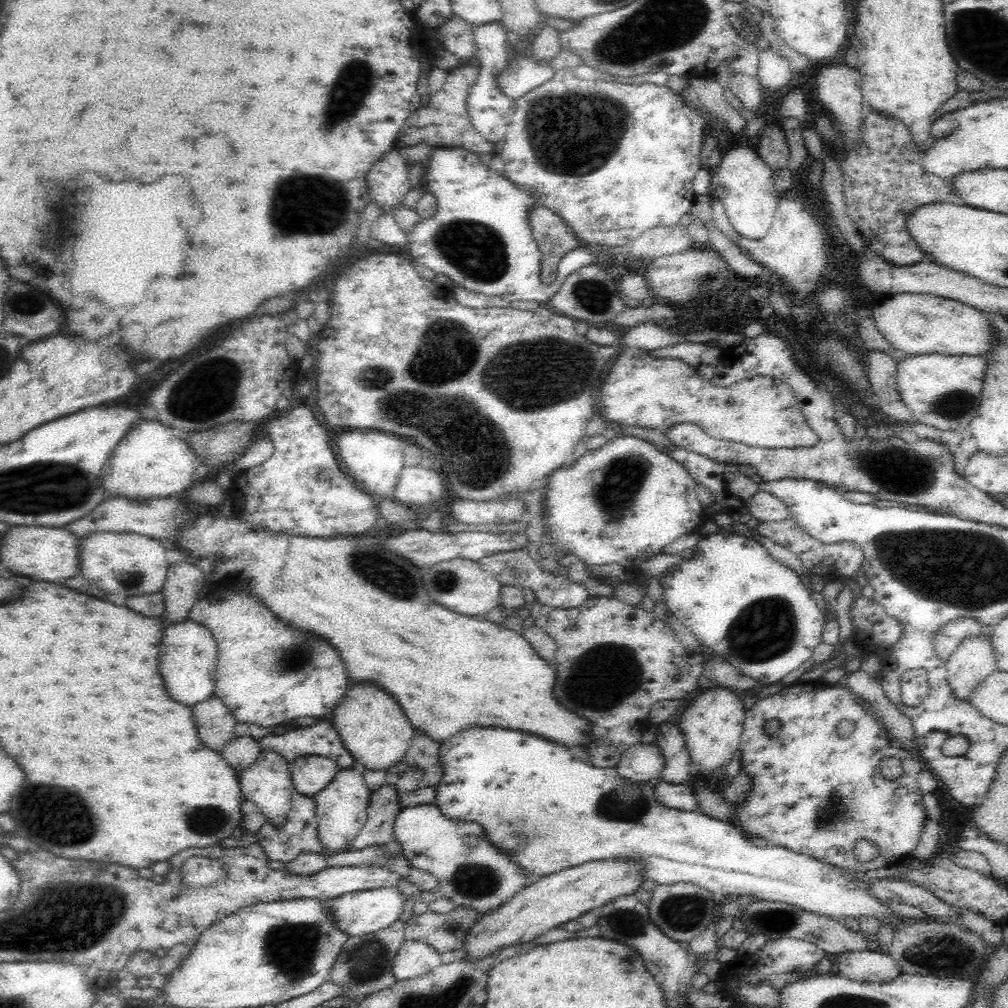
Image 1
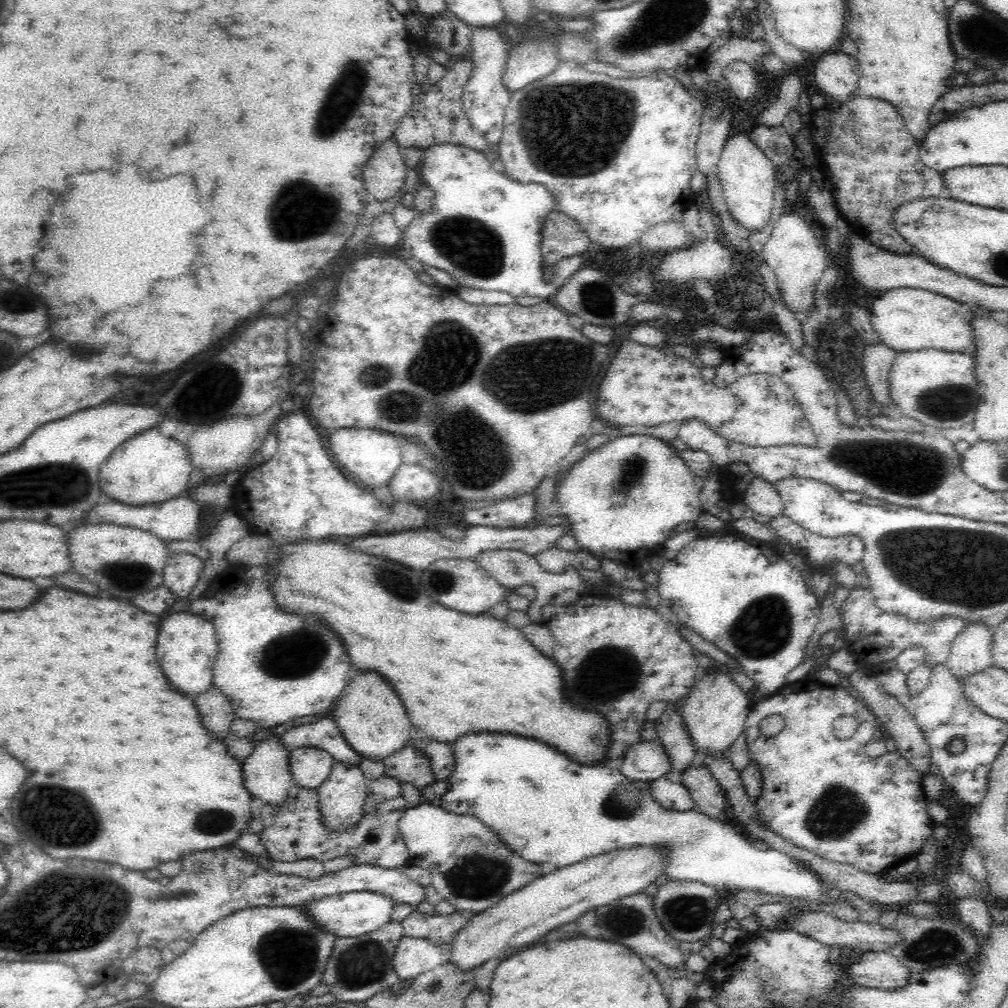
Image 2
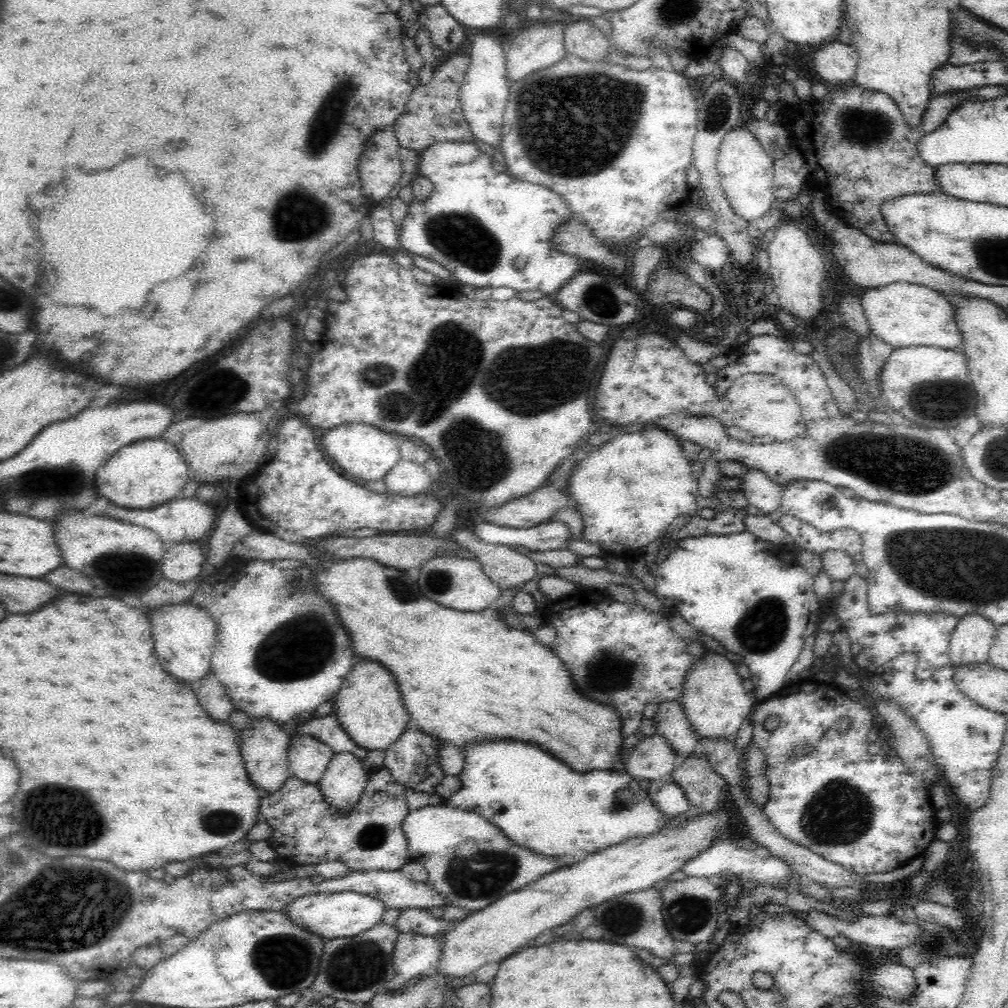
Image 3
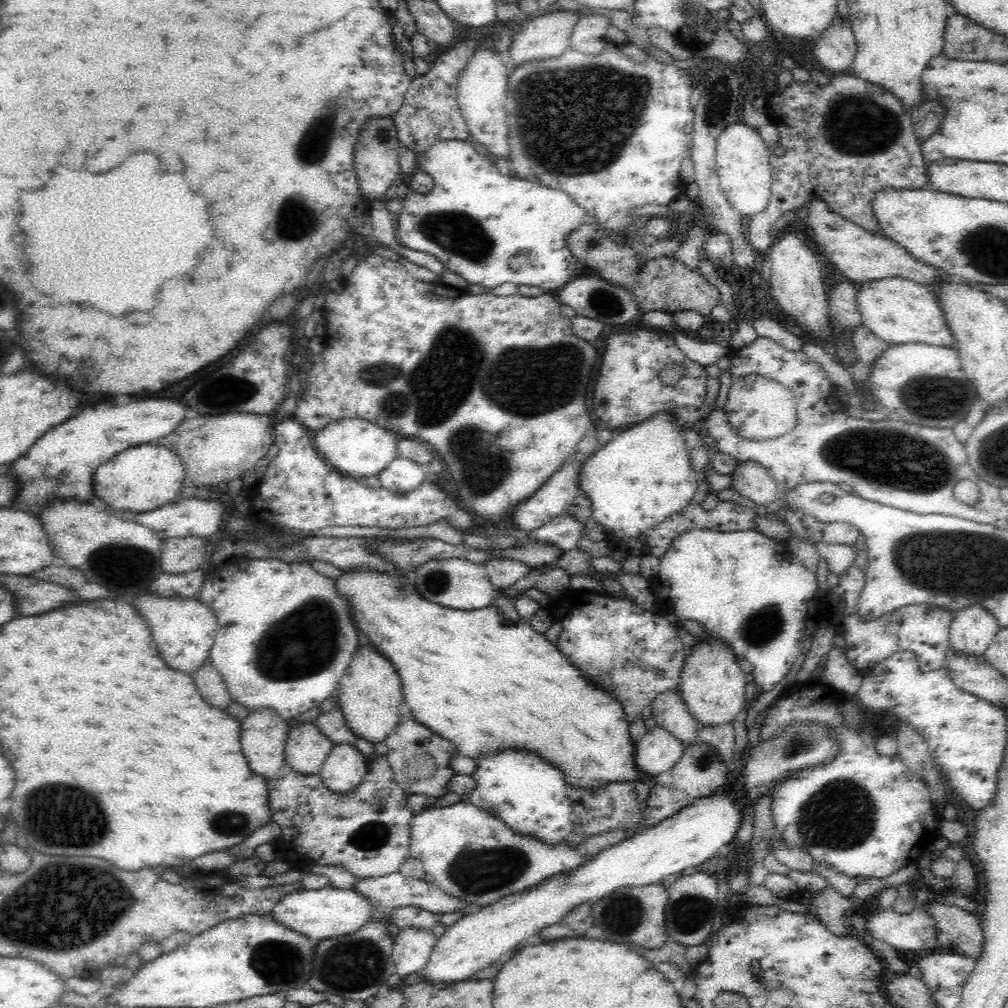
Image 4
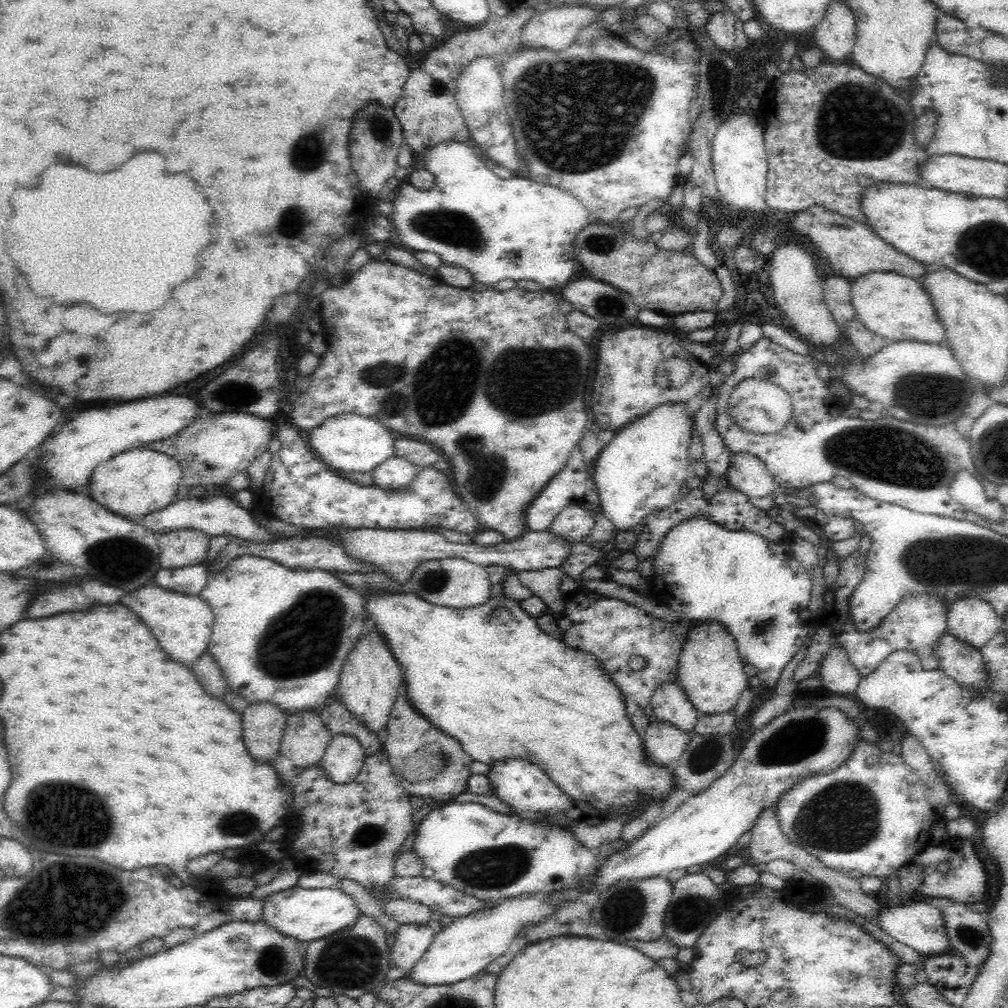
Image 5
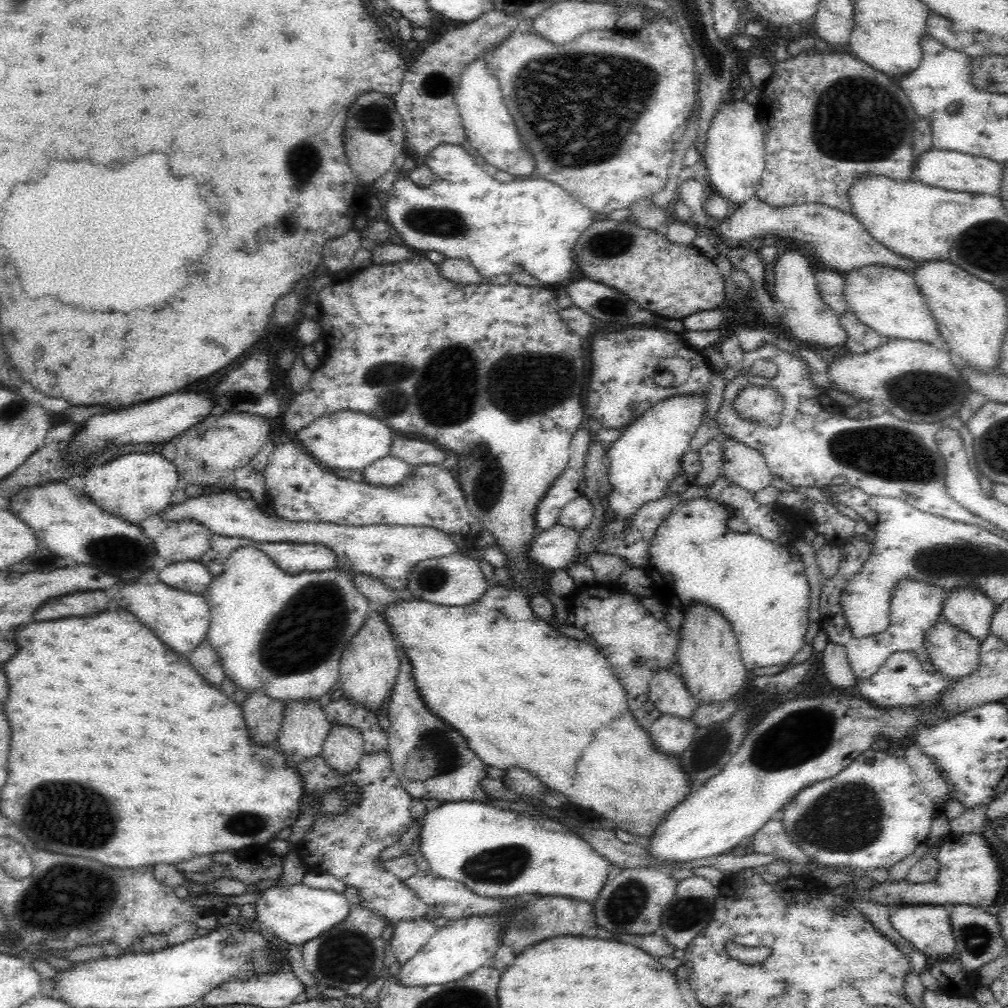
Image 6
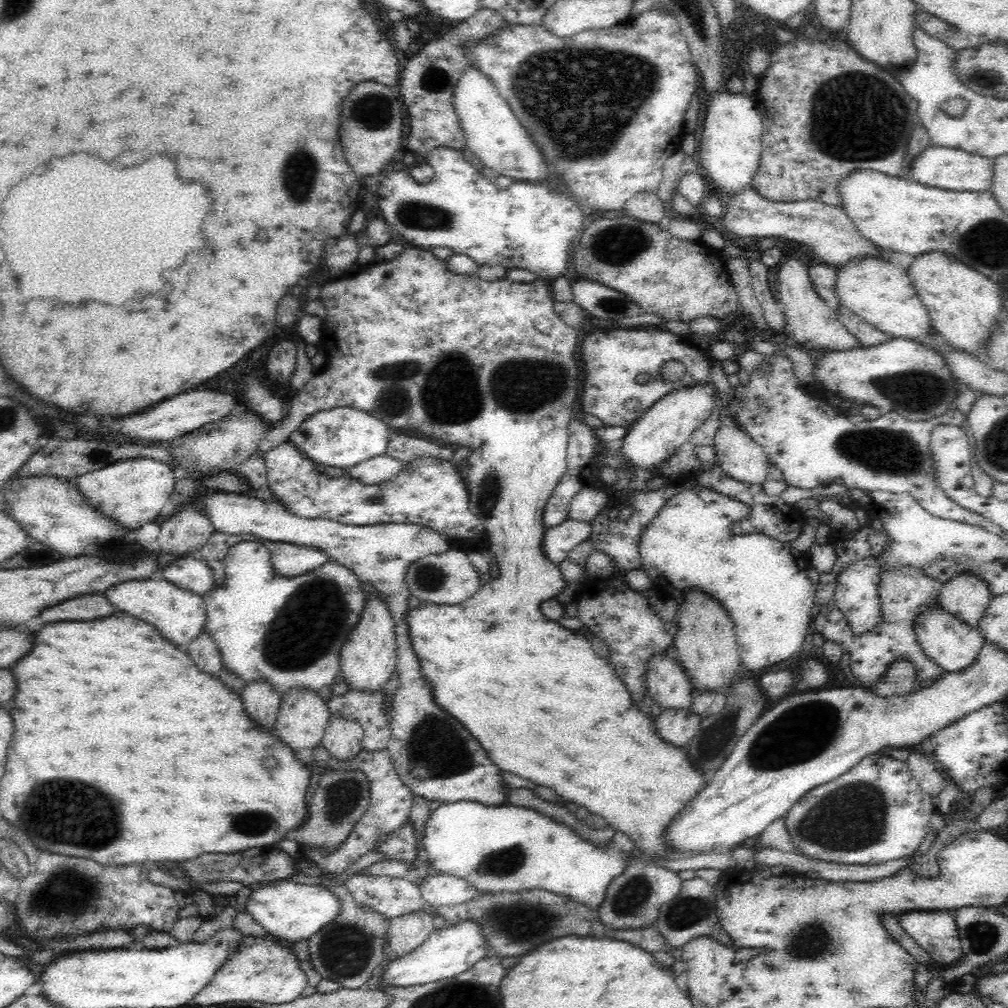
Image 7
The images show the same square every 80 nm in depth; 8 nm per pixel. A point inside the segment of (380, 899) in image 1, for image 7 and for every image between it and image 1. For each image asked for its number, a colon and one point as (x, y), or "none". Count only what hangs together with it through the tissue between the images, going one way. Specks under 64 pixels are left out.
2: (349, 914)
3: (341, 914)
4: (328, 912)
5: (306, 914)
6: (298, 913)
7: (293, 911)

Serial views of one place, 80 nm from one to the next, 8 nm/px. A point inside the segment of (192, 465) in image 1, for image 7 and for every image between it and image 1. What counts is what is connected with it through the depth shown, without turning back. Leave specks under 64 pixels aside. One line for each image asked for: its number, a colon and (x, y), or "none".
2: (151, 467)
3: (146, 473)
4: (141, 478)
5: (137, 482)
6: (134, 485)
7: (130, 492)

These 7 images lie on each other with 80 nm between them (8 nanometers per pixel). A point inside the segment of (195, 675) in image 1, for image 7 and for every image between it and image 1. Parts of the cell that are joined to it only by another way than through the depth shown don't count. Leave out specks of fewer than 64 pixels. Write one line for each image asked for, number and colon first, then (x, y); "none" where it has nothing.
2: (187, 646)
3: (185, 635)
4: (184, 629)
5: (183, 625)
6: (181, 620)
7: (179, 615)

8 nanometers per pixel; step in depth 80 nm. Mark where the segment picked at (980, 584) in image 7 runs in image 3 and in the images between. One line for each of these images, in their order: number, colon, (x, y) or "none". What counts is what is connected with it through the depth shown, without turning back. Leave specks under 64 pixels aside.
3: (970, 644)
4: (973, 629)
5: (972, 621)
6: (966, 608)

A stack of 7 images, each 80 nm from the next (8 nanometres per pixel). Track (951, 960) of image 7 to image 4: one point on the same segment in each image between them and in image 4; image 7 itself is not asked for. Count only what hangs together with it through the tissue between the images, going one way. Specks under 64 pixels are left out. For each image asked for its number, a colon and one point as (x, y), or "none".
4: (915, 930)
5: (918, 924)
6: (927, 927)

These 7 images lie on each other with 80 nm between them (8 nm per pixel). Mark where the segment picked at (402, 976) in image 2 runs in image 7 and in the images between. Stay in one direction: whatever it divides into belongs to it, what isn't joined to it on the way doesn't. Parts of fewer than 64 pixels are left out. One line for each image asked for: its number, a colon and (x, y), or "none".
3: (414, 955)
4: (412, 947)
5: (412, 941)
6: (409, 937)
7: (405, 933)

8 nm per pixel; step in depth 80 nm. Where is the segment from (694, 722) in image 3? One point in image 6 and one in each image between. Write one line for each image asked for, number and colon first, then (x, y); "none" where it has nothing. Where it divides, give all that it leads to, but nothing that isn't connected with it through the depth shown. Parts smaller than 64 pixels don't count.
4: (712, 684)
5: (711, 673)
6: (708, 659)

